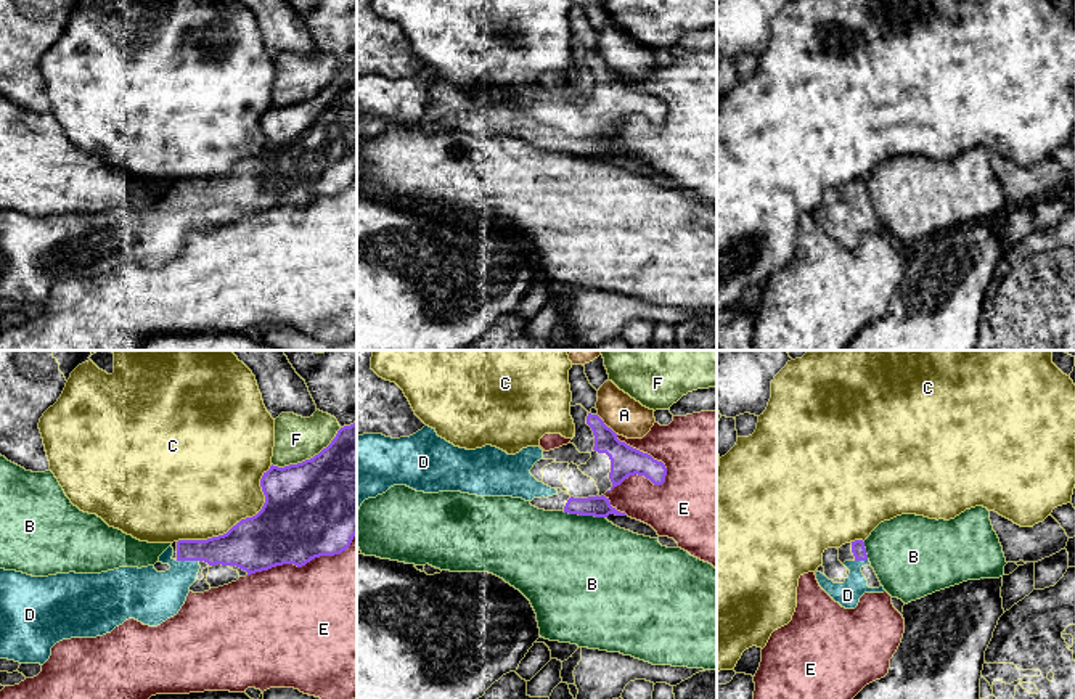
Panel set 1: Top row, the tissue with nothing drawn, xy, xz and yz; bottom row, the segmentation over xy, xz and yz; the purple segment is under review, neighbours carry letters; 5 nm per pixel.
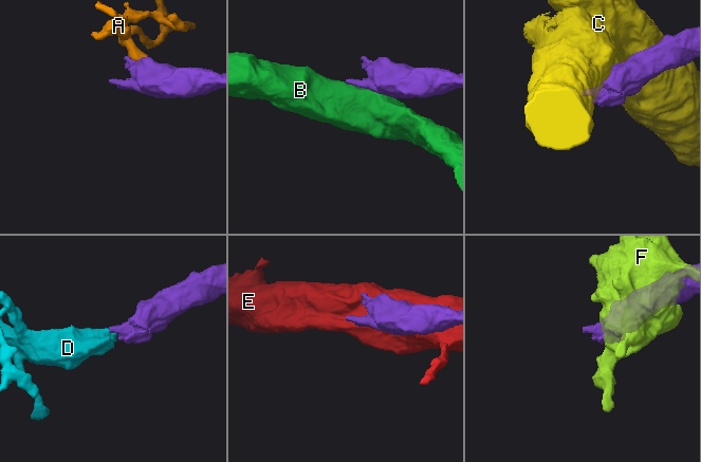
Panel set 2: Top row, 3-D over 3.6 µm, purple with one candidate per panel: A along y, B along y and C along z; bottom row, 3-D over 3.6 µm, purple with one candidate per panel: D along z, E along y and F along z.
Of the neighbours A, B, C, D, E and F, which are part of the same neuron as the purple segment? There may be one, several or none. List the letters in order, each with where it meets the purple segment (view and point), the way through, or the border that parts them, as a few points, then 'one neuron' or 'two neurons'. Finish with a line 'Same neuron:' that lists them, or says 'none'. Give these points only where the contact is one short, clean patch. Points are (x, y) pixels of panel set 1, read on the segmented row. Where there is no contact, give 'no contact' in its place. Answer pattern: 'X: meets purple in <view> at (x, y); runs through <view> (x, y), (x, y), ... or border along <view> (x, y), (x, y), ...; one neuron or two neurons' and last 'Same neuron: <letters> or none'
A: meets purple in xz at (604, 425); border along xz (596, 415), (616, 434); two neurons
B: meets purple in xz at (584, 515); two neurons
C: meets purple in xy at (265, 498); two neurons
D: meets purple in xy at (188, 560); runs through xy (237, 547), (198, 550), (188, 560), (155, 596); one neuron
E: meets purple in xz at (641, 474); two neurons
F: meets purple in xy at (307, 460); two neurons
Same neuron: D

